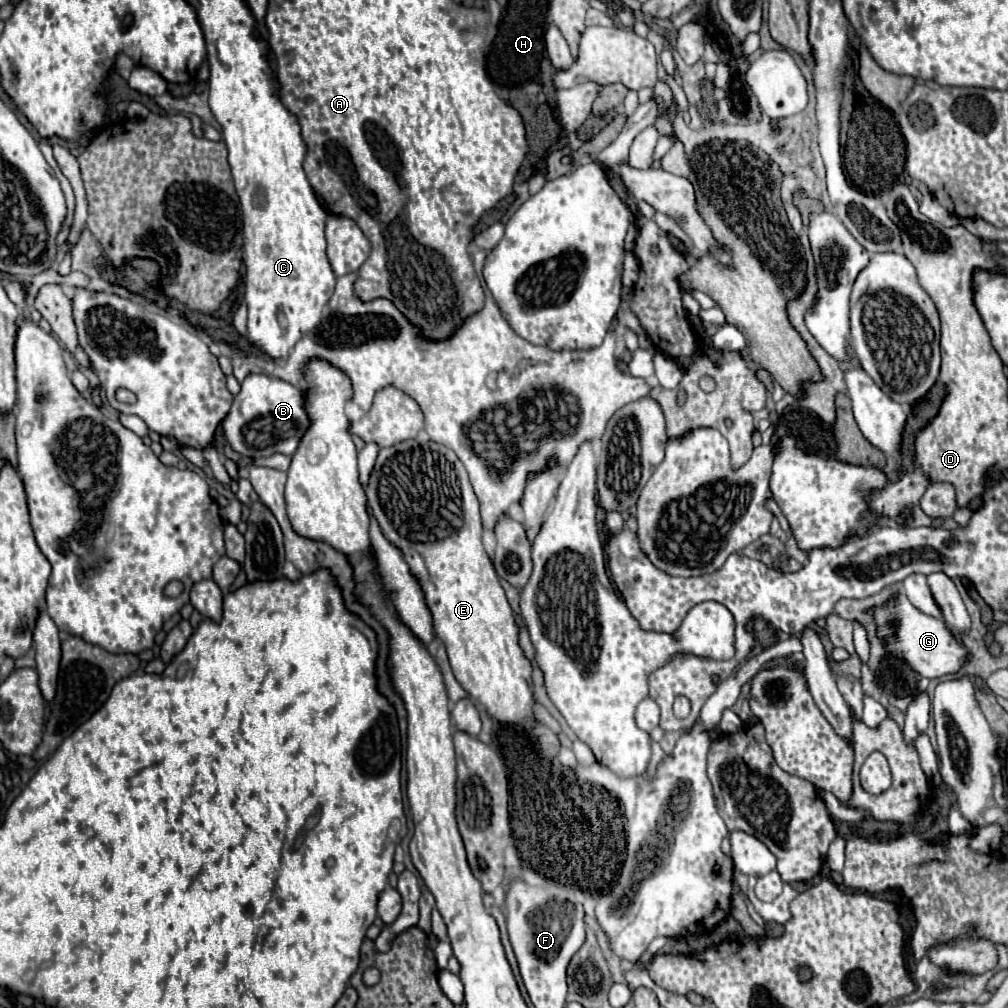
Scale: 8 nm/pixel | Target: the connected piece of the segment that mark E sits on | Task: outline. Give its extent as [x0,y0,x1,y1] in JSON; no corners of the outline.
[366,439,534,727]

